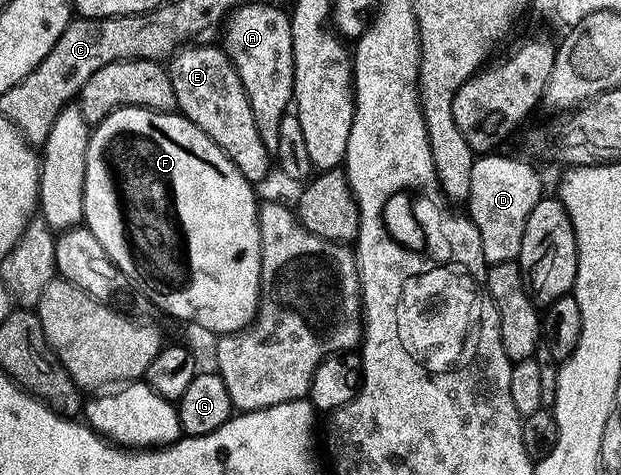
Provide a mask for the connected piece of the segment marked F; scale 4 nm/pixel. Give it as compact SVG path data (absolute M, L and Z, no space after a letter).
M123 105L106 119L95 122L88 138L86 151L86 179L84 180L83 224L92 232L94 239L102 243L106 255L121 269L133 286L137 285L158 308L180 321L201 325L215 335L239 333L248 328L256 317L256 307L260 304L260 205L256 201L253 182L246 180L242 171L228 158L188 117L179 111L159 113L156 109L139 109L136 105Z

